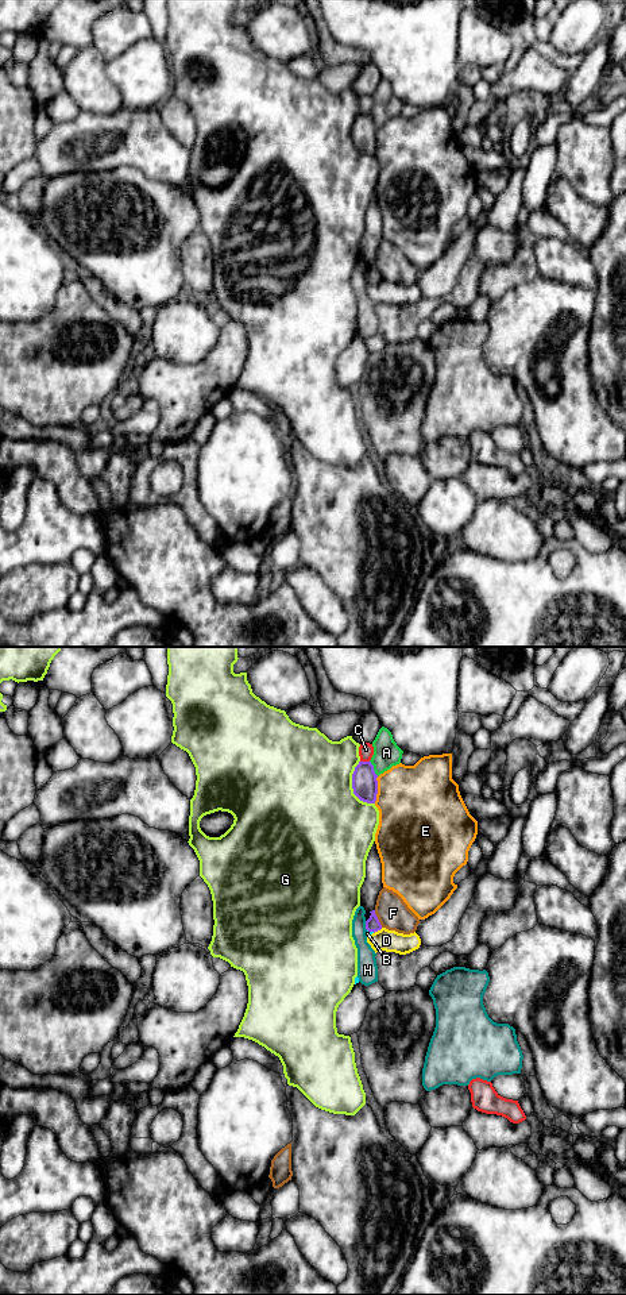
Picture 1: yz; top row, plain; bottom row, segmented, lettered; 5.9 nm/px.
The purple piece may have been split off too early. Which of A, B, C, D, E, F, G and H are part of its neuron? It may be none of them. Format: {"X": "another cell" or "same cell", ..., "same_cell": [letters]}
{"A": "another cell", "B": "another cell", "C": "another cell", "D": "another cell", "E": "another cell", "F": "another cell", "G": "another cell", "H": "another cell", "same_cell": []}

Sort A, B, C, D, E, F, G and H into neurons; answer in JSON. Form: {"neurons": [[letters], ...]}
{"neurons": [["A"], ["B", "D"], ["C"], ["E"], ["F"], ["G"], ["H"]]}

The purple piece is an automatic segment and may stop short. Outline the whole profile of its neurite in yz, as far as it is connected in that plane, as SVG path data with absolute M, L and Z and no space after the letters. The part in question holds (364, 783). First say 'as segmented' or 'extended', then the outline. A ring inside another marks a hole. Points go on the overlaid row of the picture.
as segmented; M359 762L352 774L353 794L363 802L375 803L378 794L376 778L371 762Z

